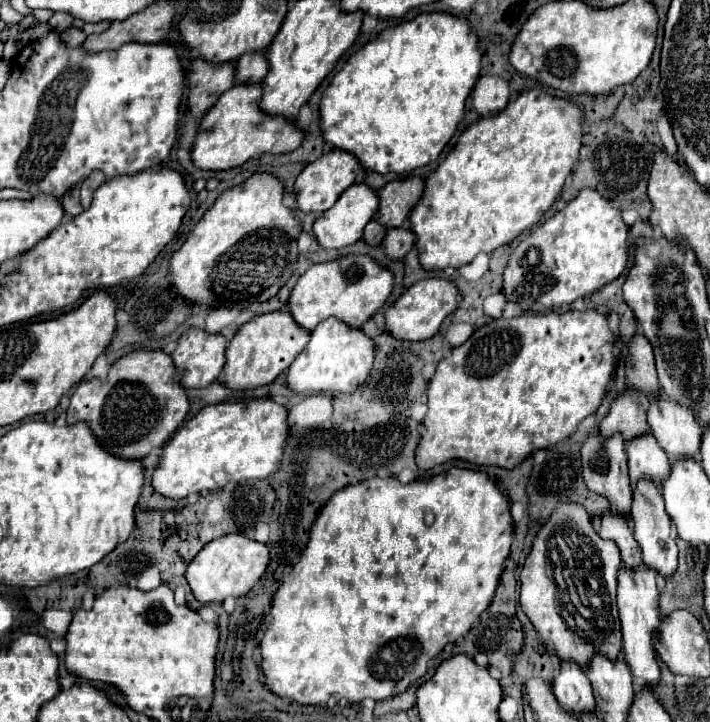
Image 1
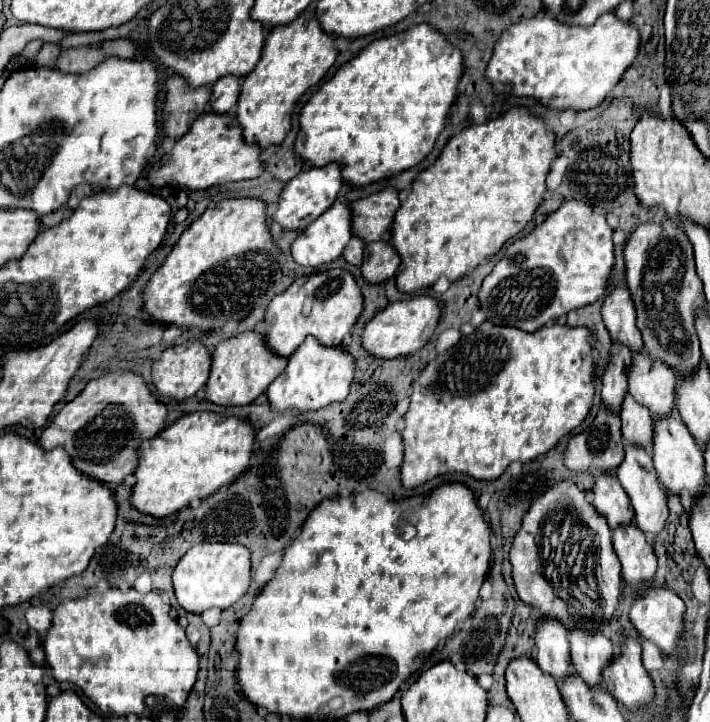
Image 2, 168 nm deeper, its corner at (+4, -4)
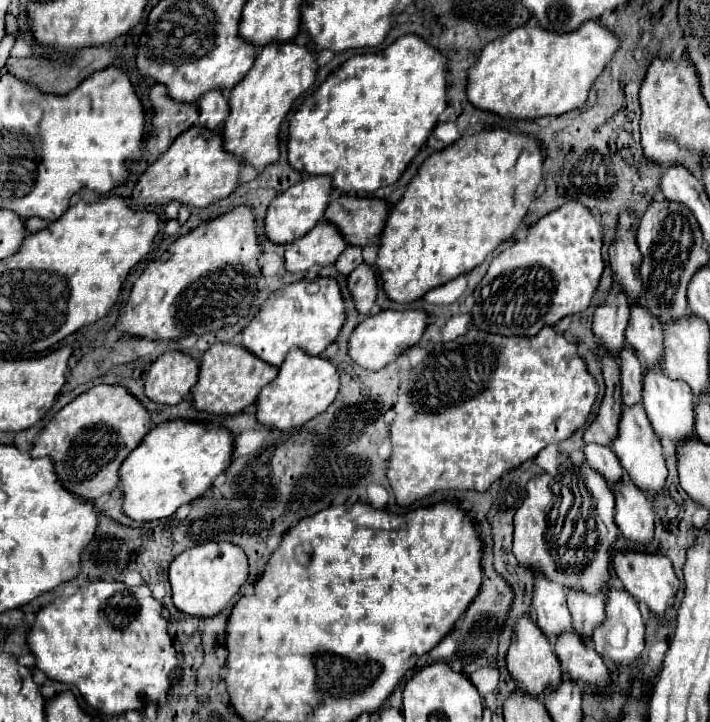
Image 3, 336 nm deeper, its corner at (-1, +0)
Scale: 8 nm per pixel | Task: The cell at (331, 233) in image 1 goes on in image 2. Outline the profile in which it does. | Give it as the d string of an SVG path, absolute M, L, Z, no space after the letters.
M337 200L321 218L299 232L291 246L291 254L301 266L321 266L339 258L351 238L349 204Z

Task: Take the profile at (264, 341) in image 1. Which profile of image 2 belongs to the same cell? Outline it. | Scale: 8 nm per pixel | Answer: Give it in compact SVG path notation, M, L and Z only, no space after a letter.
M243 332L233 338L223 340L217 344L213 352L213 364L211 364L211 376L207 380L207 400L215 404L225 404L225 406L243 406L253 402L261 392L267 390L267 386L285 370L287 358L281 358L275 354L267 342L265 334L261 332Z

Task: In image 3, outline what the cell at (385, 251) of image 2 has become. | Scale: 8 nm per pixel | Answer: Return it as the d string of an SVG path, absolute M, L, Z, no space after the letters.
M360 264L350 276L348 276L348 292L354 298L354 308L362 316L370 316L370 310L376 300L376 276L374 272L366 266Z

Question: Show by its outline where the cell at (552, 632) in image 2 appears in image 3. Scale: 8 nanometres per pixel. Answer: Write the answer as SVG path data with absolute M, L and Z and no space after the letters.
M542 574L534 576L532 610L536 614L538 626L550 640L572 628L570 612L566 606L566 588Z

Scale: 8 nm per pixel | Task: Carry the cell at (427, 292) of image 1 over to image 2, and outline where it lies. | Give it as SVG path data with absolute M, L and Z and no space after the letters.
M419 294L407 300L391 302L383 310L379 310L373 320L367 322L363 330L363 346L371 350L373 356L379 358L399 358L413 354L429 342L439 320L441 320L441 306L431 296Z

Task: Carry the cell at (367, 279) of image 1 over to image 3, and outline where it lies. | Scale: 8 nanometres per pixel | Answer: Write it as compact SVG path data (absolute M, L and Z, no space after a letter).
M332 278L300 280L288 284L268 296L268 300L260 306L258 314L250 320L250 324L242 330L242 346L252 352L256 358L264 360L270 366L280 366L290 348L298 346L308 356L318 356L334 338L344 324L344 300L340 294L340 286Z

